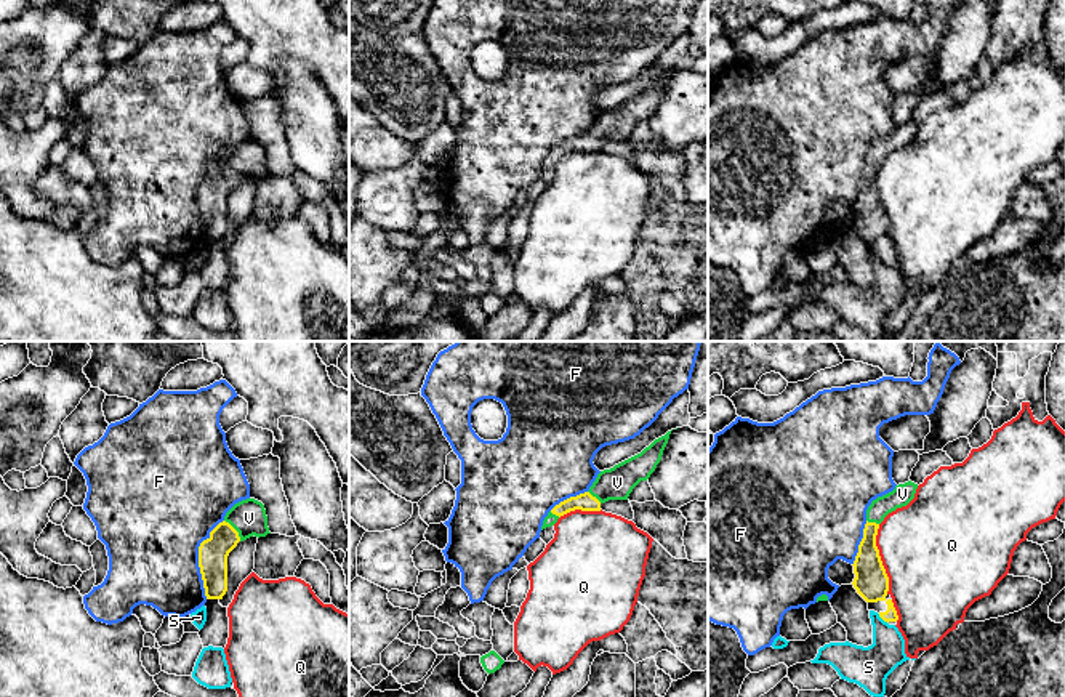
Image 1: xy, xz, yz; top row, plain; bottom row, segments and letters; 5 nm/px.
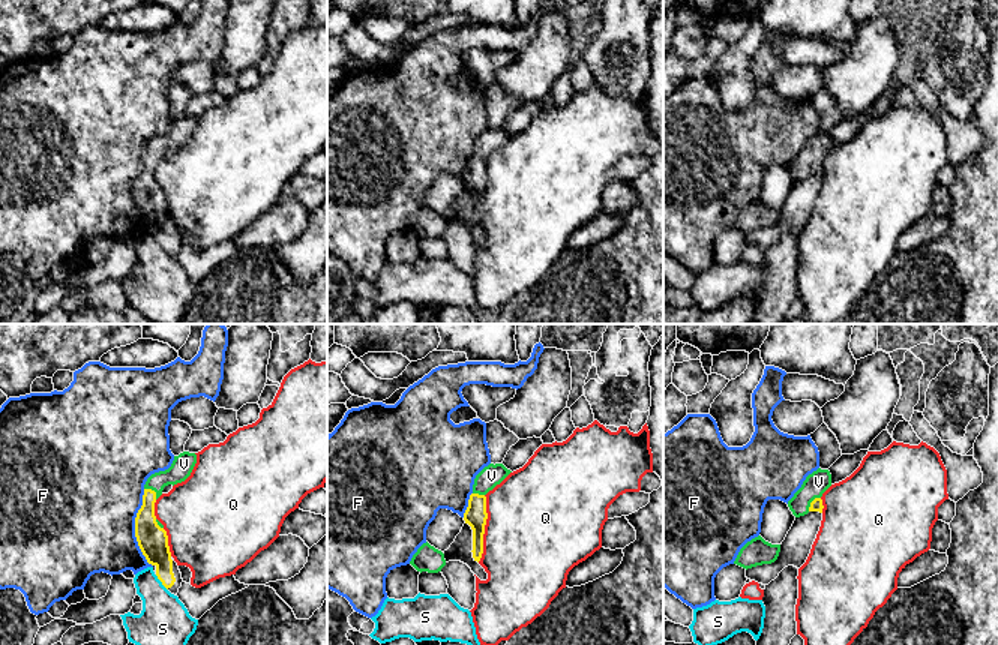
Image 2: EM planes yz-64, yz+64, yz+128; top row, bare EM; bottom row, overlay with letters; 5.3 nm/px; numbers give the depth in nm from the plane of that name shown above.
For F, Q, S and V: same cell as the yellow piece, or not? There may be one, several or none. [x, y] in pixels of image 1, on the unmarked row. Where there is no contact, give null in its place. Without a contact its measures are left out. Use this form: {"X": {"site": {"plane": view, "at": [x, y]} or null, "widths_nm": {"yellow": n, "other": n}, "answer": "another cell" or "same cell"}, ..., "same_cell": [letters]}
{"F": {"site": {"plane": "xy", "at": [199, 201]}, "widths_nm": {"yellow": 150, "other": 460}, "answer": "another cell"}, "Q": {"site": {"plane": "yz", "at": [880, 201]}, "widths_nm": {"yellow": 170, "other": 480}, "answer": "another cell"}, "S": {"site": {"plane": "yz", "at": [883, 260]}, "widths_nm": {"yellow": 170, "other": 200}, "answer": "another cell"}, "V": {"site": {"plane": "xy", "at": [236, 172]}, "widths_nm": {"yellow": 150, "other": 180}, "answer": "same cell"}, "same_cell": ["V"]}

